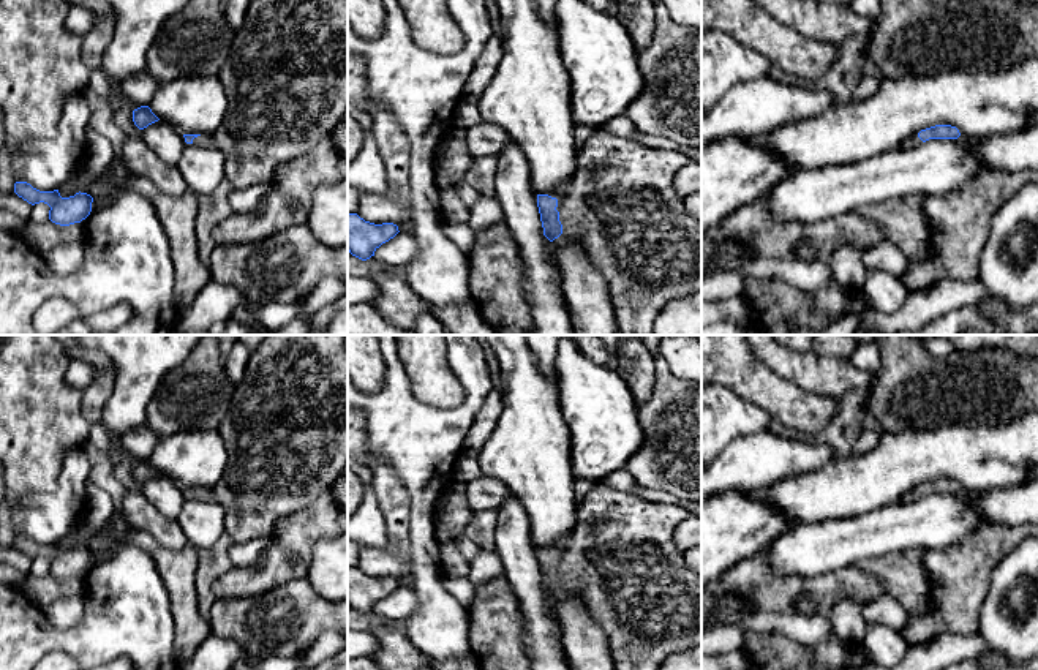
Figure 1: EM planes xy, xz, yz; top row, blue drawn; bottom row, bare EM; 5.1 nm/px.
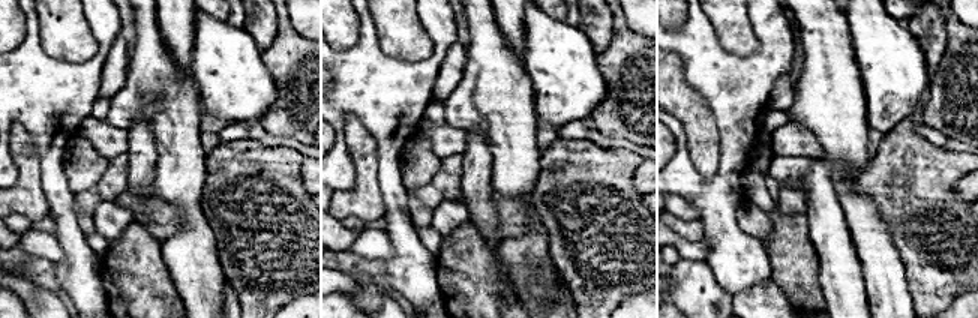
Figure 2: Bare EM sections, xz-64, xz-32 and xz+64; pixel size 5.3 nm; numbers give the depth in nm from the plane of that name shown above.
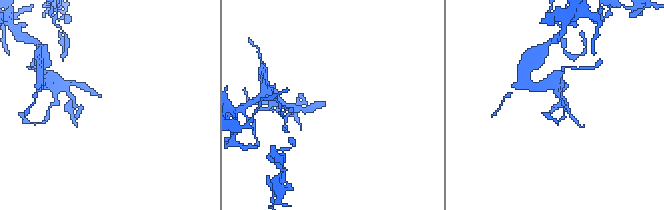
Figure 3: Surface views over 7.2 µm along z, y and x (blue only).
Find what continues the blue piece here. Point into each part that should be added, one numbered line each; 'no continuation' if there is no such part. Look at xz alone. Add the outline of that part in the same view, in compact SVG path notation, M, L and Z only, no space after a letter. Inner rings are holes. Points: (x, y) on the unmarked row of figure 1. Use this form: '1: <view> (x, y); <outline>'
1: xz (620, 555); M599 480L577 506L574 529L548 548L558 553L562 588L575 586L604 629L615 670L657 670L668 656L701 645L701 578L692 572L673 542L675 528L687 515L679 506L651 502Z

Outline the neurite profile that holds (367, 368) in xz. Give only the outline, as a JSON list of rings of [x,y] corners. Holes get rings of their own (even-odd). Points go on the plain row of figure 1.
[[[348,335],[348,376],[362,392],[378,392],[387,365],[376,335]]]

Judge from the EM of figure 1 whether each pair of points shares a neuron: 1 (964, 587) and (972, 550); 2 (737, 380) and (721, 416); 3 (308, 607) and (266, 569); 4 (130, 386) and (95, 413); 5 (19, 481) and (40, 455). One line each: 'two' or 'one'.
1: one
2: two
3: two
4: two
5: one

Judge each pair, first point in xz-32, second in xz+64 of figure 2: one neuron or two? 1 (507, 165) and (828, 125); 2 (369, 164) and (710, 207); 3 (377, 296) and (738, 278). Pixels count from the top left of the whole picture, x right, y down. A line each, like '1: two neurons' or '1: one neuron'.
1: one neuron
2: two neurons
3: two neurons

